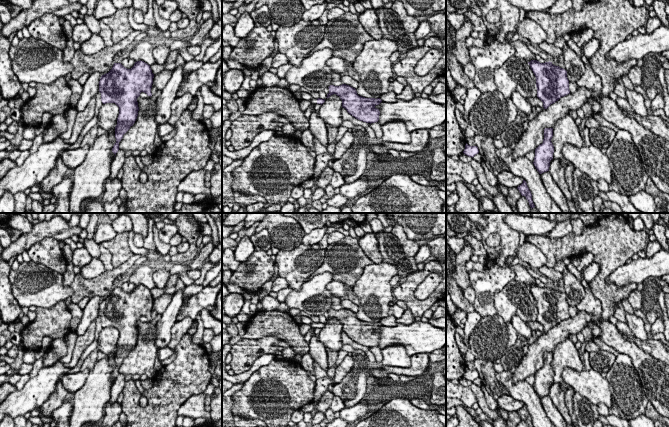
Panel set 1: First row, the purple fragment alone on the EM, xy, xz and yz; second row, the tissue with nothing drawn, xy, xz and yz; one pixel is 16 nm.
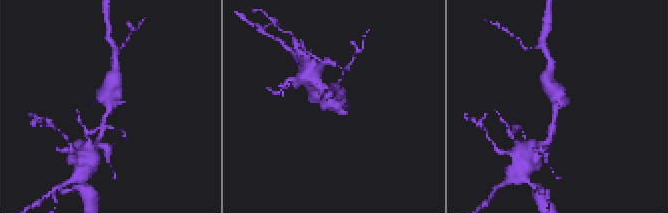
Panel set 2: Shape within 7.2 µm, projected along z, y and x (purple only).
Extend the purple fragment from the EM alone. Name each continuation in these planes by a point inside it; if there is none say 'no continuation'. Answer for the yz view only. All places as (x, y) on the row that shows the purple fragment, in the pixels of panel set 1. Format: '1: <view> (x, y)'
no continuation

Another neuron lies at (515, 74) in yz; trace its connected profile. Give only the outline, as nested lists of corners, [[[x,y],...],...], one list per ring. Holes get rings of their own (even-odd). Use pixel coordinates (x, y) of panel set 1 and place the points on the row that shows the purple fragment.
[[[512,56],[502,66],[496,67],[494,82],[505,99],[511,98],[514,91],[525,99],[537,96],[536,77],[522,58]]]

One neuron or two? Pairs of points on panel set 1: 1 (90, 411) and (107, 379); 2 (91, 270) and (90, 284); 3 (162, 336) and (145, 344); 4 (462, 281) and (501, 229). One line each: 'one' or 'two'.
1: one
2: two
3: two
4: two

